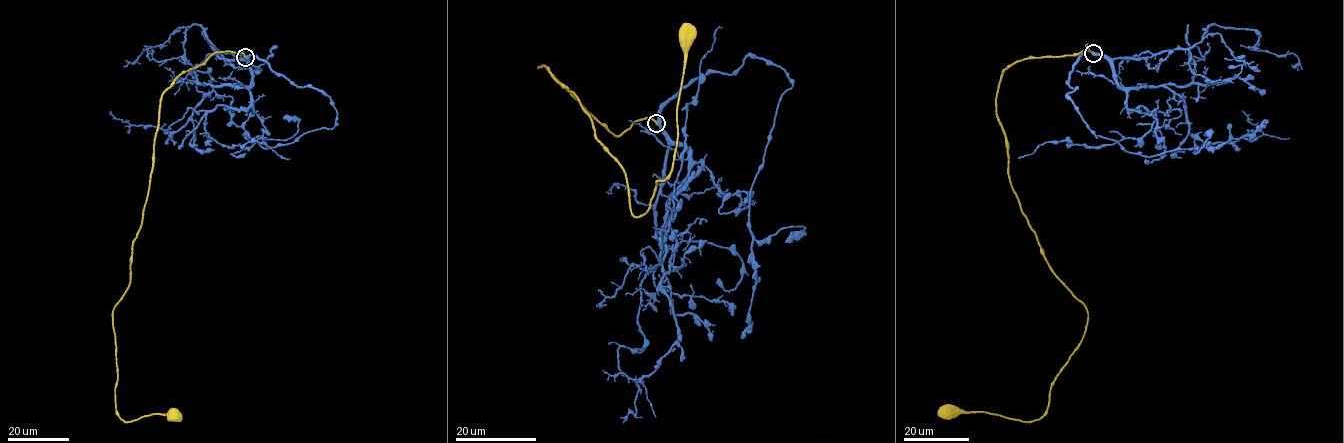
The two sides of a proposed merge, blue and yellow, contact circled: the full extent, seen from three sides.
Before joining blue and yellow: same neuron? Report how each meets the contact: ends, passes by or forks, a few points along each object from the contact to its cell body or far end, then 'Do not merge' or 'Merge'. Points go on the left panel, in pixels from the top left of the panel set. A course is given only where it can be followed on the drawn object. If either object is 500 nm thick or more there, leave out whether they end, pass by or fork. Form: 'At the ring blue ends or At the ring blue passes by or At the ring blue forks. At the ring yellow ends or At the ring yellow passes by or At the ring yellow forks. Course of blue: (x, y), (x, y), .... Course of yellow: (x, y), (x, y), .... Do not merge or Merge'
Course of blue: (245, 57), (256, 55), (297, 86), (324, 92), (336, 110), (335, 126), (266, 148), (243, 135), (223, 107). Course of yellow: (245, 57), (210, 54), (182, 71), (162, 95), (130, 278), (113, 312), (119, 417), (129, 422), (174, 414). Merge

